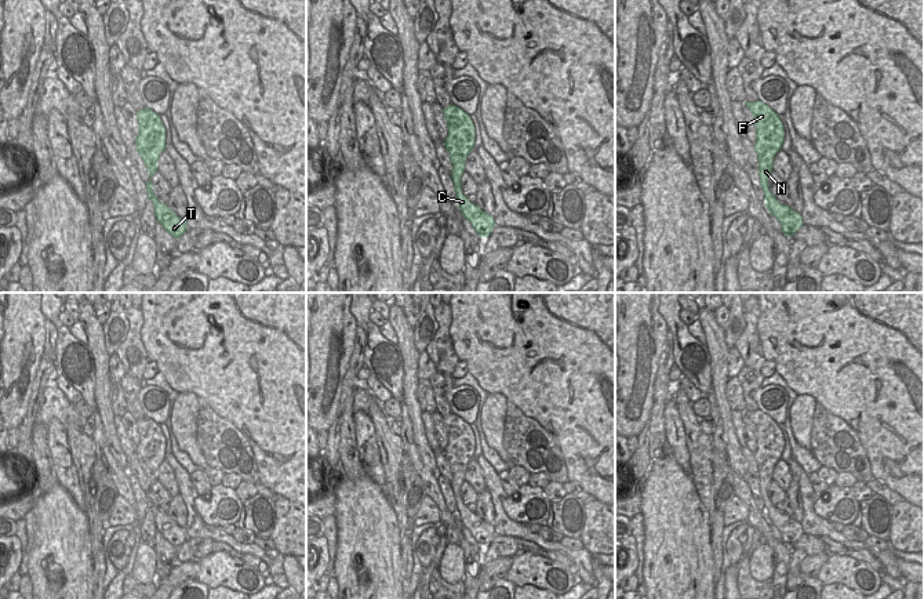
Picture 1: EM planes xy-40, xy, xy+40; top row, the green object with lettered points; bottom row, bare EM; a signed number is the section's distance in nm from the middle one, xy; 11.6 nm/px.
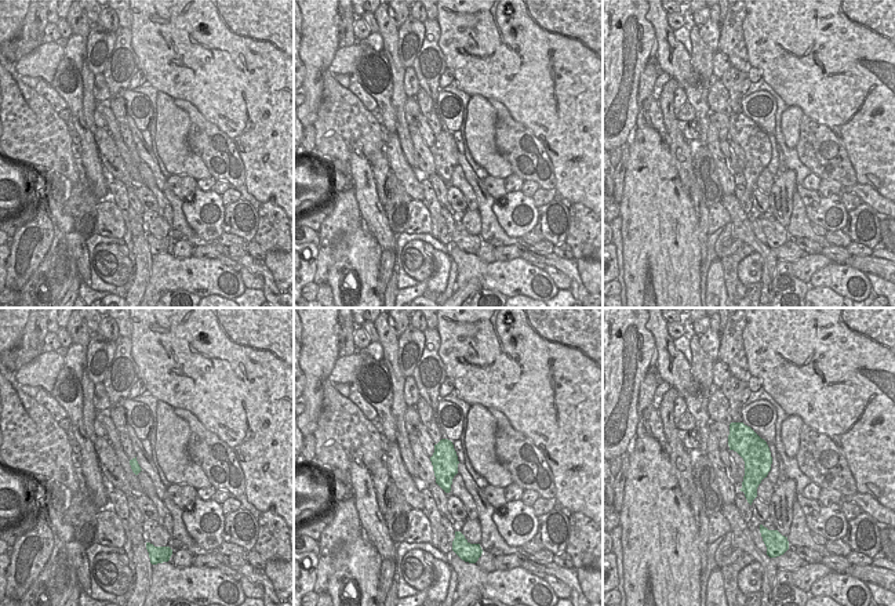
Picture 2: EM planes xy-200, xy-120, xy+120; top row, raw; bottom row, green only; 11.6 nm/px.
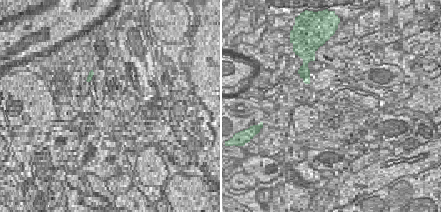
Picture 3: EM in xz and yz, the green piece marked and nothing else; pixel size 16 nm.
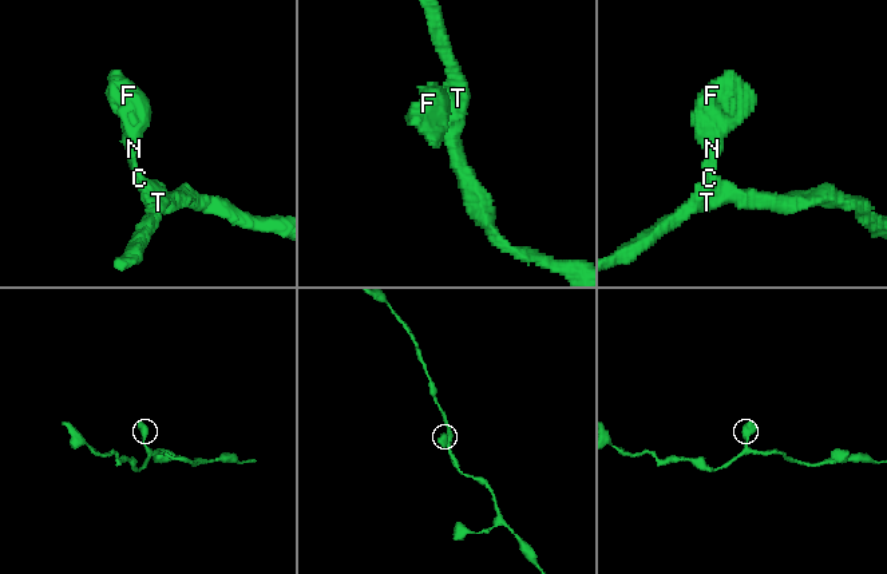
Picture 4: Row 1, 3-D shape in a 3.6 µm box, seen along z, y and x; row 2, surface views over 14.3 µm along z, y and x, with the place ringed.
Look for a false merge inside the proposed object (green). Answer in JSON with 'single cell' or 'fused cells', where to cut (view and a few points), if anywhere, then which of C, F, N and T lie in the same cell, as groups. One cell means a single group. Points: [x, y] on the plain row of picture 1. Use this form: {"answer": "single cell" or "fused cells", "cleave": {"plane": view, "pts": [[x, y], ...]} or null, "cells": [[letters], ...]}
{"answer": "single cell", "cleave": null, "cells": [["C", "F", "N", "T"]]}

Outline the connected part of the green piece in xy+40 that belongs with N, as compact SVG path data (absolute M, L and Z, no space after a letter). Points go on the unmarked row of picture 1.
M761 410L743 411L753 424L756 436L754 460L759 469L760 494L764 501L764 511L768 522L774 524L786 545L794 544L804 533L800 522L789 515L781 513L768 498L768 486L772 480L772 472L785 450L785 439L779 425Z

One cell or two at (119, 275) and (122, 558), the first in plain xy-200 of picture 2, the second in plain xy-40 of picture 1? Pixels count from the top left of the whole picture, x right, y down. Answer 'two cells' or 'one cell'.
one cell

